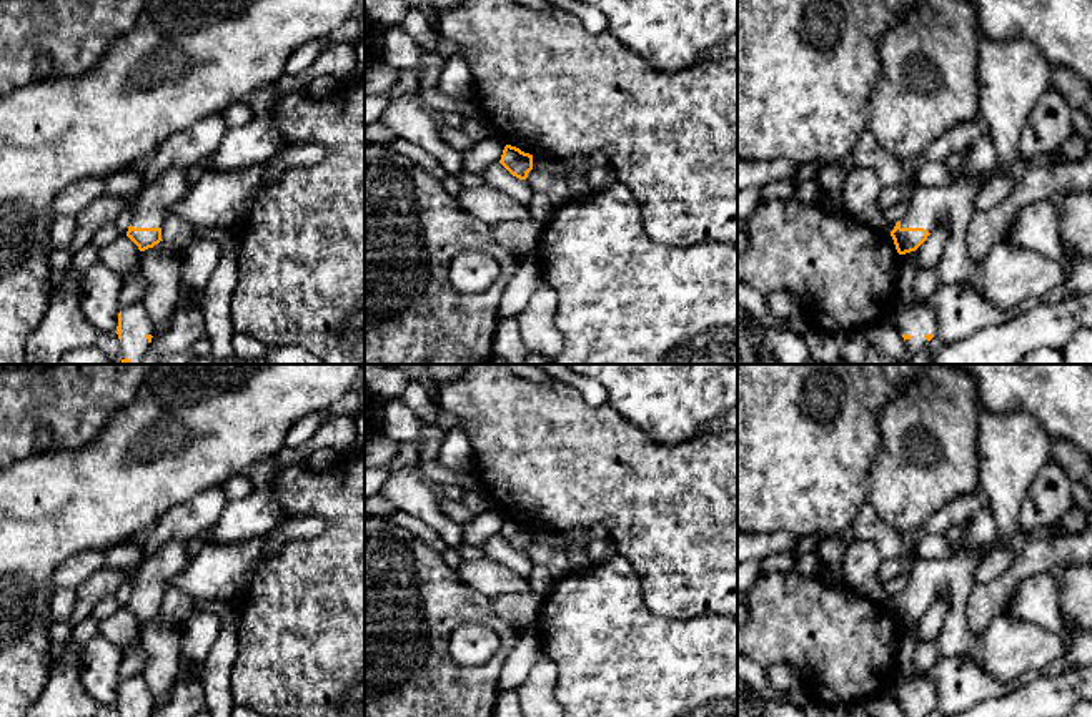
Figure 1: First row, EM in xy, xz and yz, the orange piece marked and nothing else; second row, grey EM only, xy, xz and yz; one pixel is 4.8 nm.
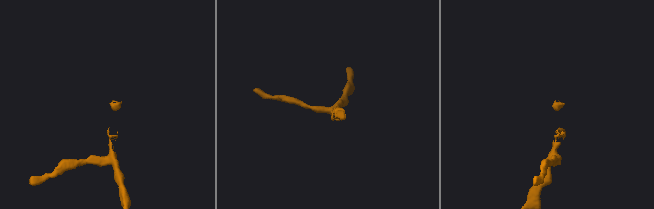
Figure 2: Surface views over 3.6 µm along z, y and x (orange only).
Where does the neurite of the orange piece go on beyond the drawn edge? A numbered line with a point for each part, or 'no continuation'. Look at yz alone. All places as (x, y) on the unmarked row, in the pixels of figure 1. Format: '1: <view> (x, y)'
1: yz (929, 579)

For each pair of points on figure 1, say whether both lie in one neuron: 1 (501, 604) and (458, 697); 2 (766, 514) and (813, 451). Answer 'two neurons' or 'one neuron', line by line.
1: two neurons
2: one neuron

